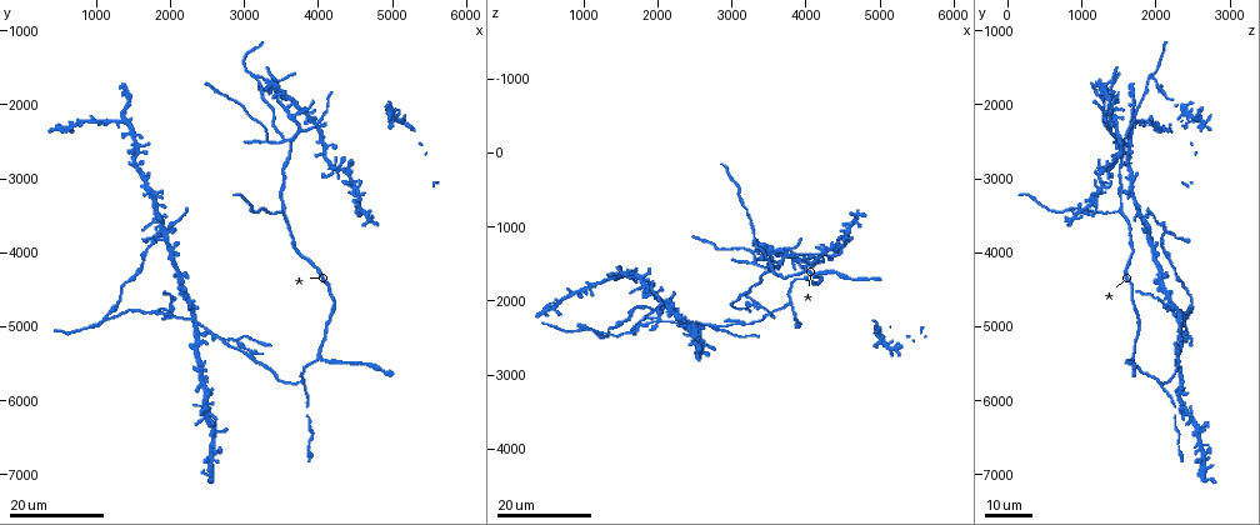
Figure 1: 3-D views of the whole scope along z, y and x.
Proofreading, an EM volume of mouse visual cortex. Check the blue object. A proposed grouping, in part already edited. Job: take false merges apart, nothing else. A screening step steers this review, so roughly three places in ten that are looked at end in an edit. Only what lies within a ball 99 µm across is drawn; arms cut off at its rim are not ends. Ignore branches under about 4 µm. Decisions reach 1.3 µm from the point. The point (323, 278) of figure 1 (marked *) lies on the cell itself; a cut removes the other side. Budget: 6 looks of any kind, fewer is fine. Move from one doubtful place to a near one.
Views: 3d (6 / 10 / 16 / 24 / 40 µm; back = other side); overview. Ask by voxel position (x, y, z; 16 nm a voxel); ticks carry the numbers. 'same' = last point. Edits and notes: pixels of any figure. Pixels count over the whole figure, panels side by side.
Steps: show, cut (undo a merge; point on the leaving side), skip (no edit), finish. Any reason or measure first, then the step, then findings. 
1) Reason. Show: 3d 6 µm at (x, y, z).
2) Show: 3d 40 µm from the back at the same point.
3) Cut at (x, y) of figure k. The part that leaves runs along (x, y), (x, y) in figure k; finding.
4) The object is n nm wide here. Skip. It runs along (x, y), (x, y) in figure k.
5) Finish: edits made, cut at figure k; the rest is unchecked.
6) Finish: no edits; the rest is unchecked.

Branch point. Show: 3d 16 µm at (3750, 2350, 1350).

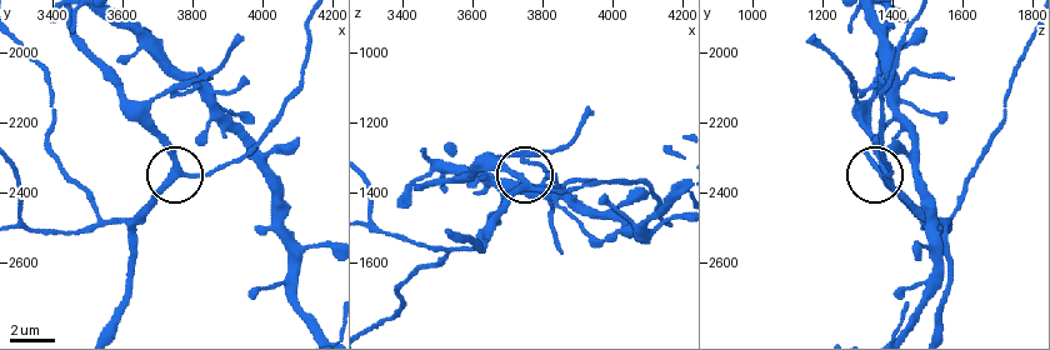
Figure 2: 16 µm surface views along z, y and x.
Closer look. Show: 3d 10 µm at (3780, 2350, 1390).

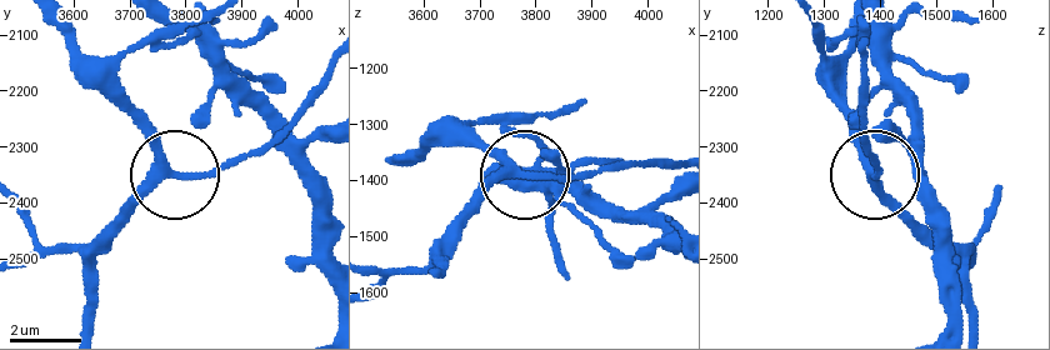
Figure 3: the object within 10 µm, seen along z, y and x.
The side arm is 43 µm long; 3 arms meet here. Skip. Continuous, no second cell.

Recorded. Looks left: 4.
Small branch off a trunk. Show: 3d 24 µm at (2300, 4900, 2300).

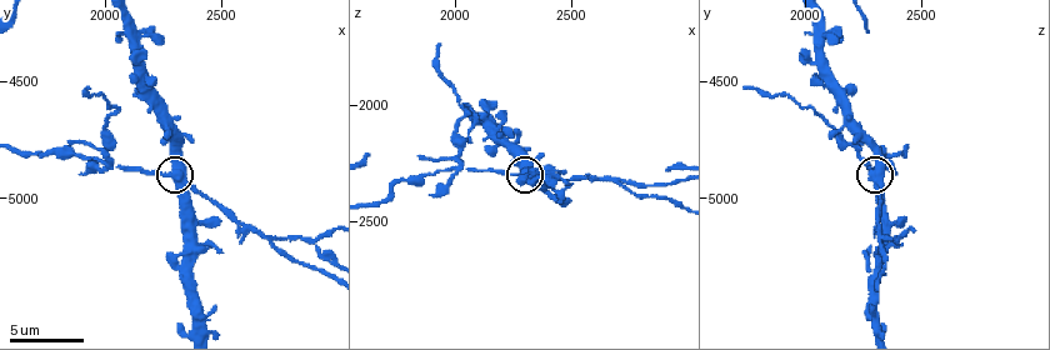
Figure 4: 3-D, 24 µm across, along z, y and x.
Zoom in. Show: 3d 6 µm at (2300, 4870, 2320).

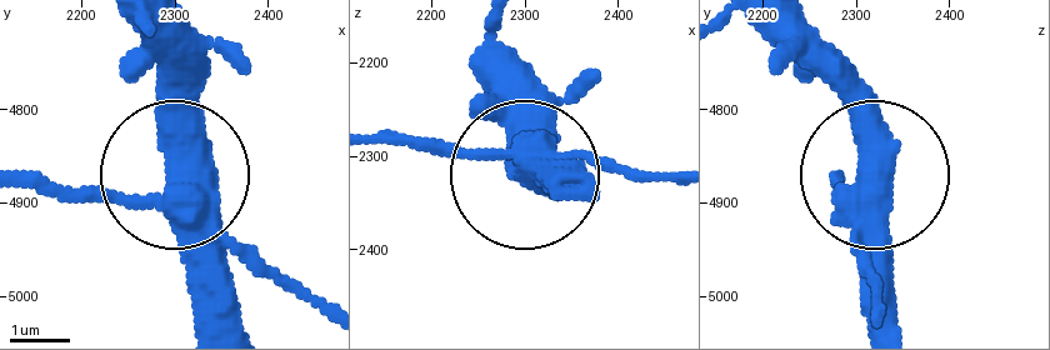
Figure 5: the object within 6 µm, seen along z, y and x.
The side arm is 57 µm long. Cut at (225, 290) of figure 5. The part that leaves runs along (865, 199), (865, 100), (820, 25) in figure 5; two cells meet here.

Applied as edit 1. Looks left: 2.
Finish: edits made, cut at figure 5; the rest is unchecked.

